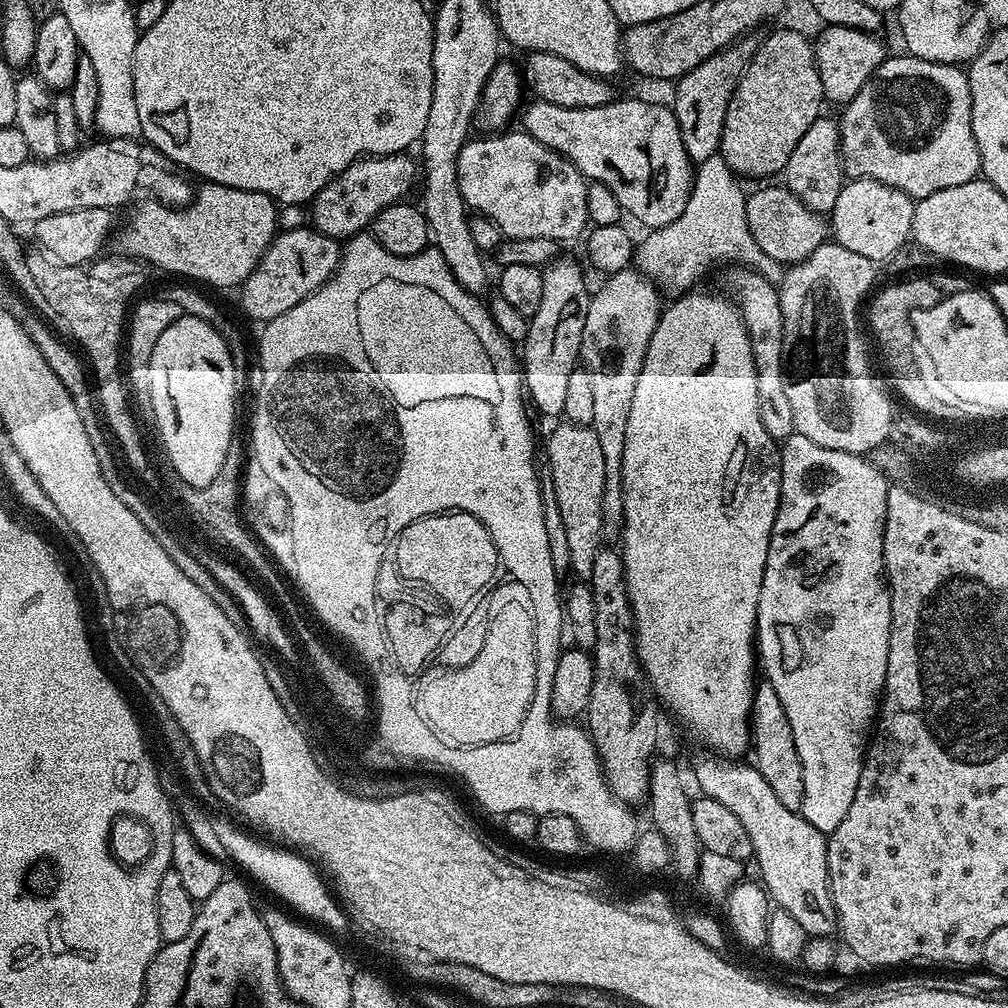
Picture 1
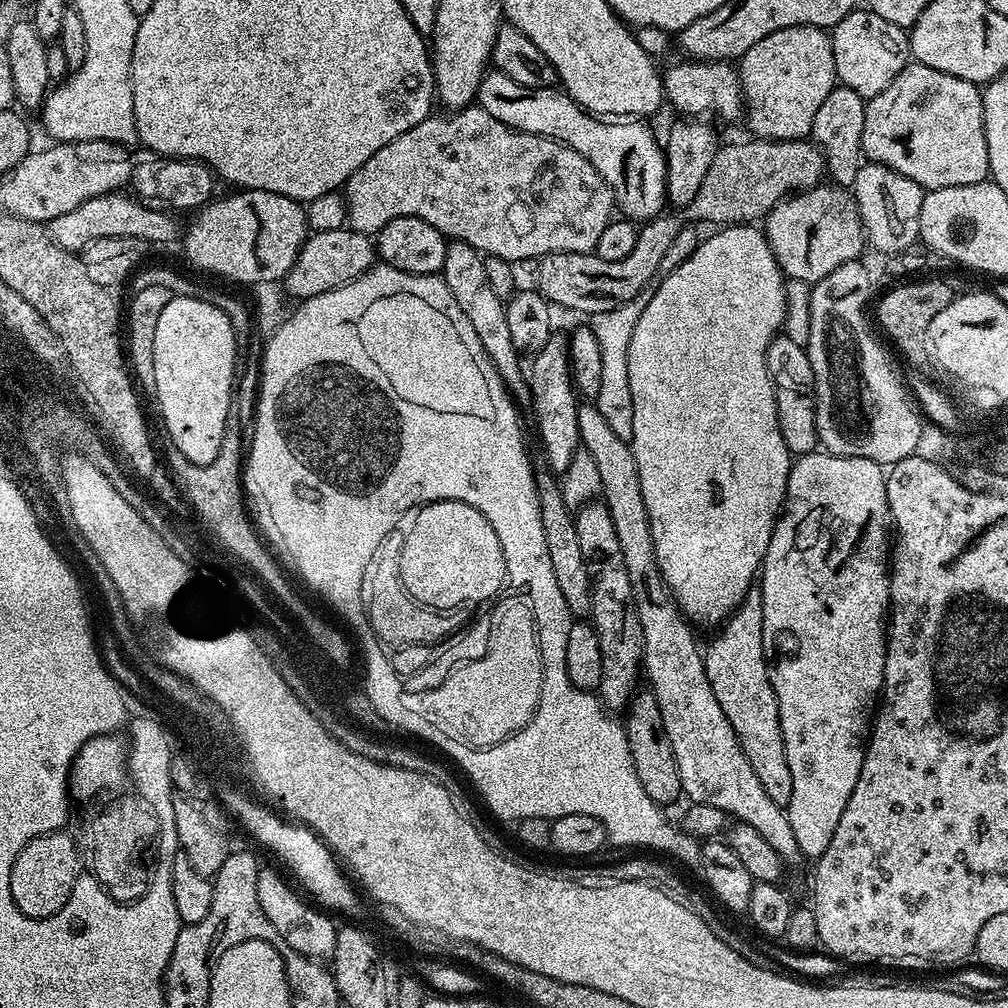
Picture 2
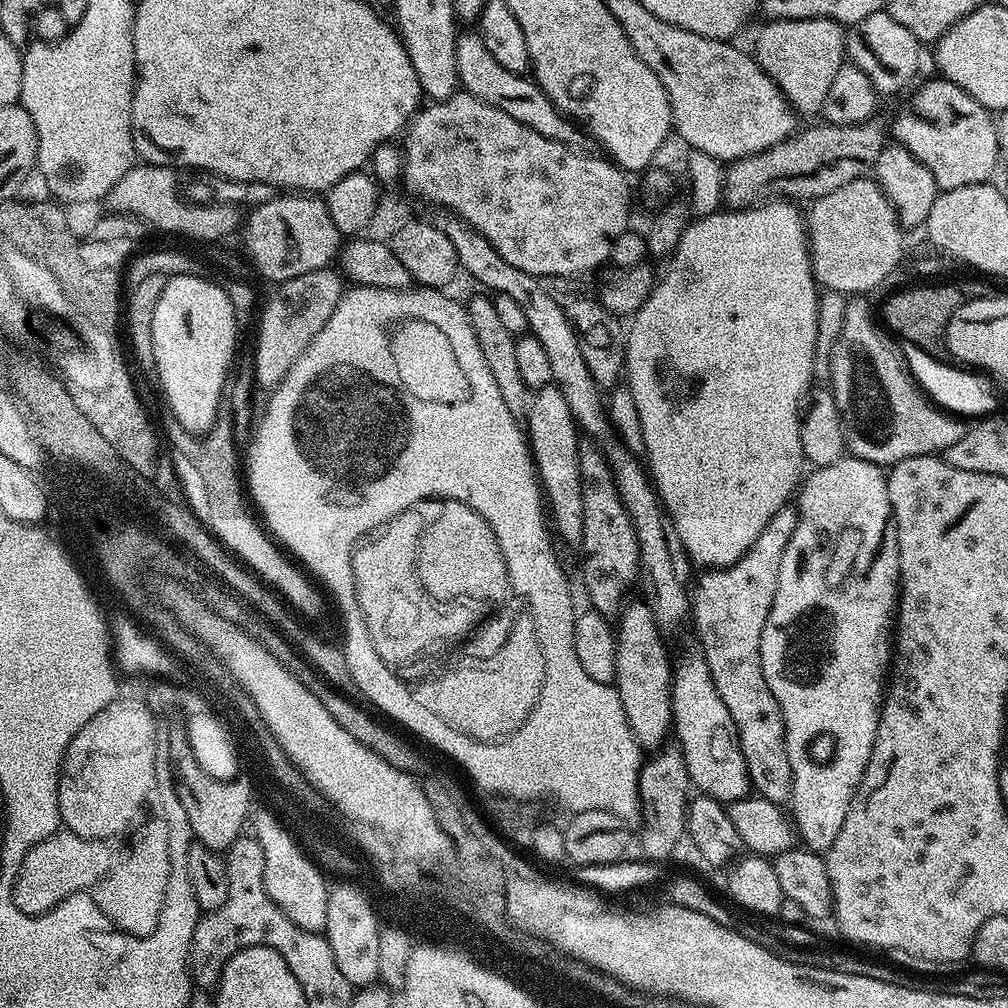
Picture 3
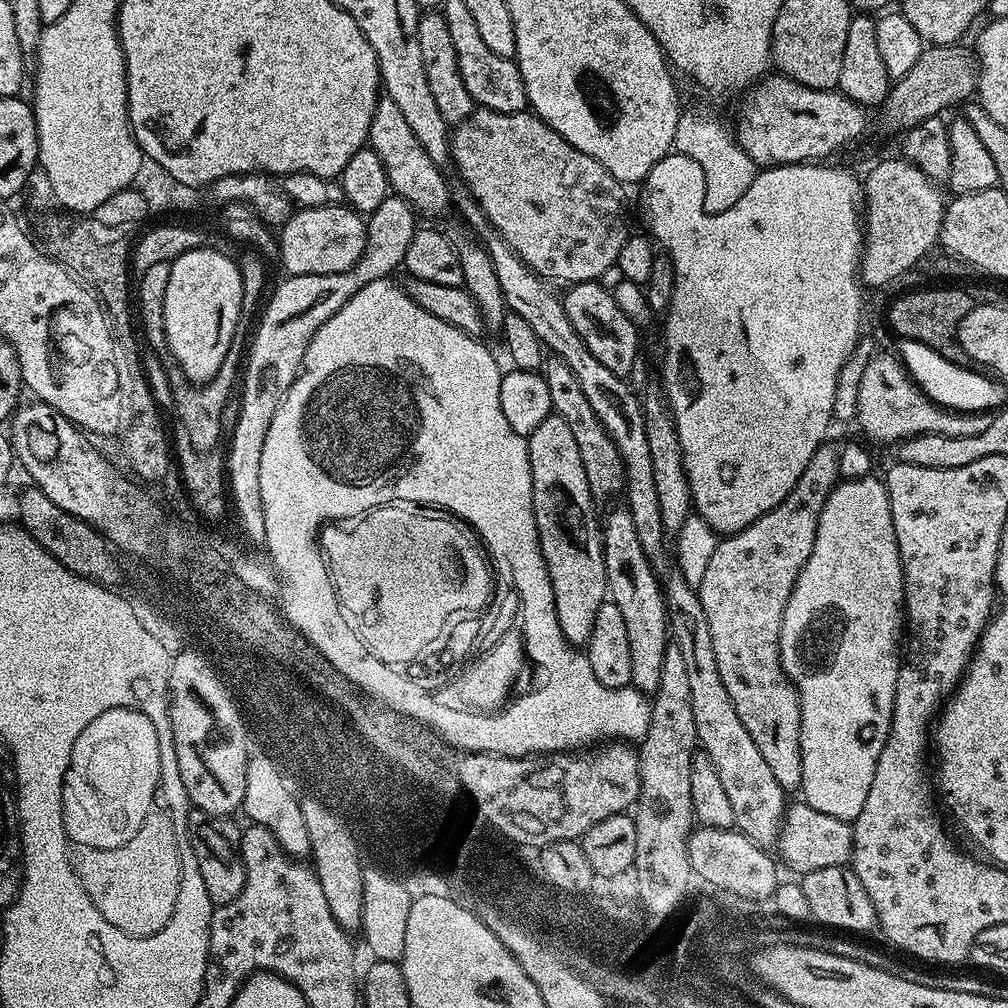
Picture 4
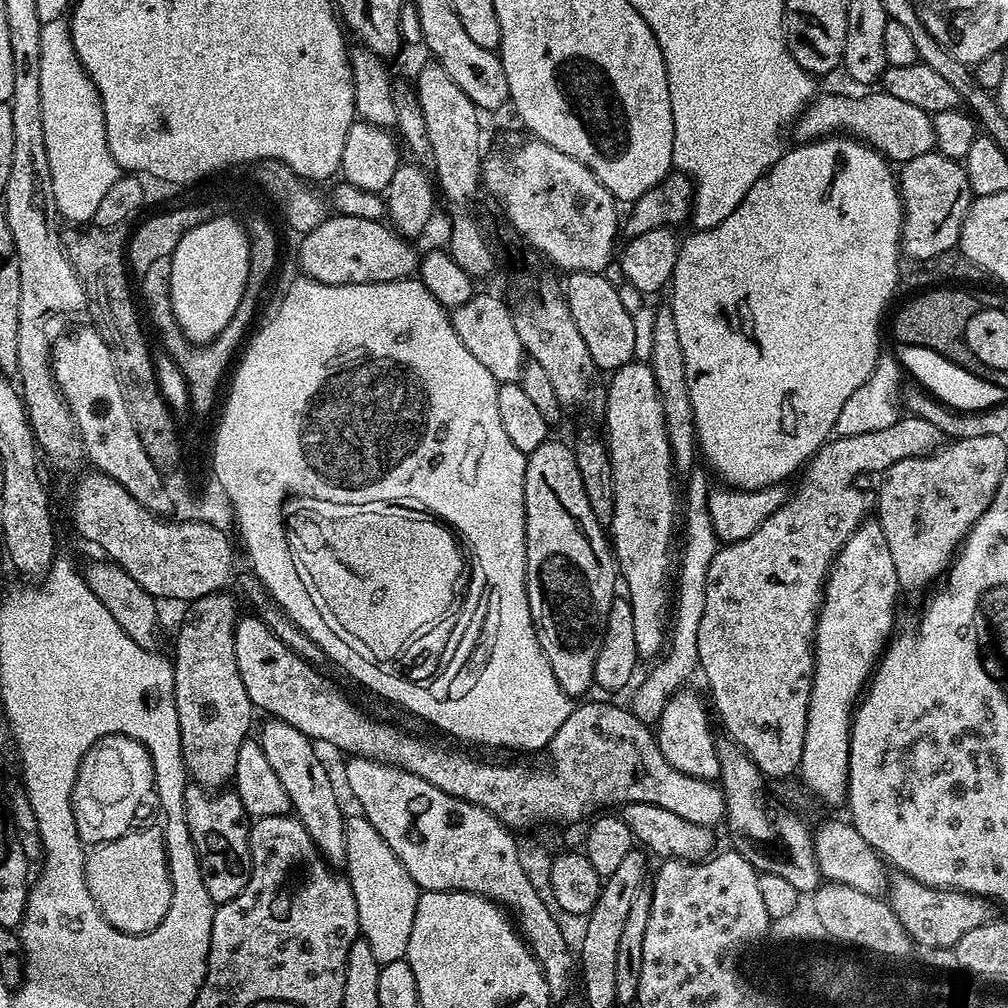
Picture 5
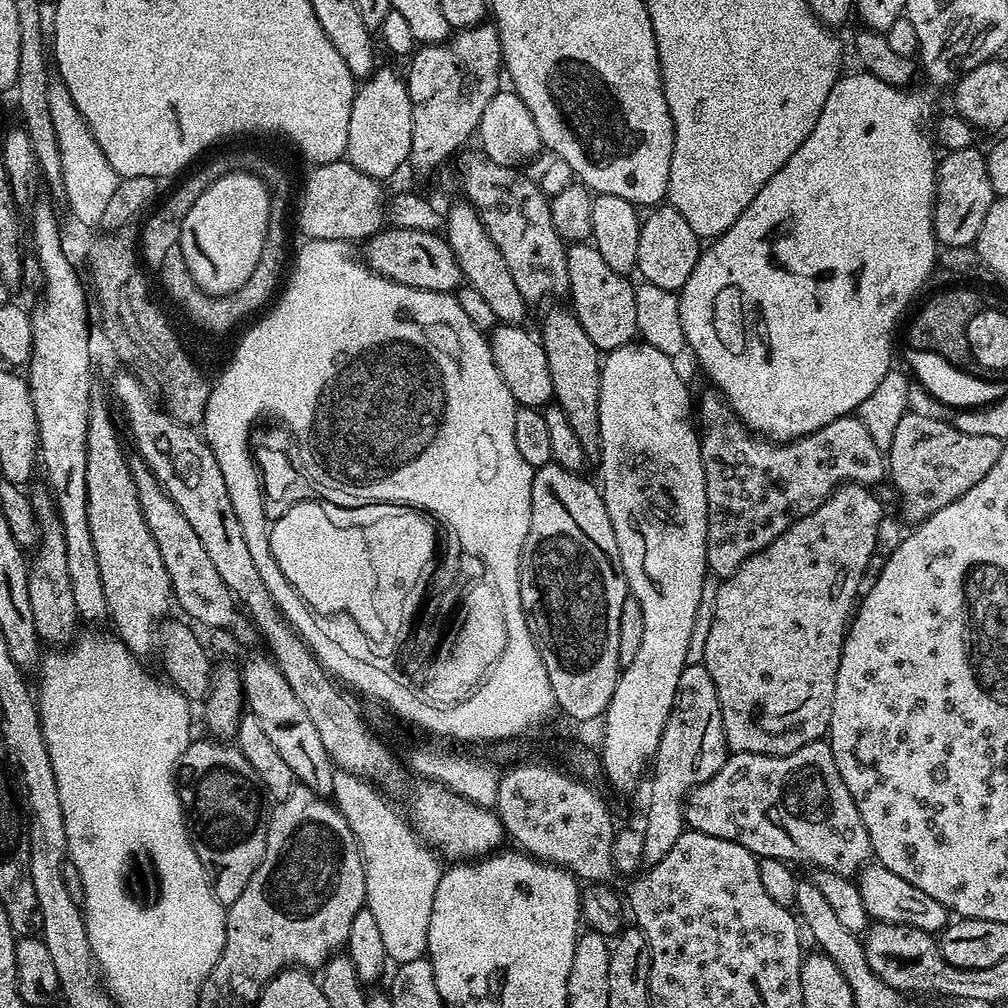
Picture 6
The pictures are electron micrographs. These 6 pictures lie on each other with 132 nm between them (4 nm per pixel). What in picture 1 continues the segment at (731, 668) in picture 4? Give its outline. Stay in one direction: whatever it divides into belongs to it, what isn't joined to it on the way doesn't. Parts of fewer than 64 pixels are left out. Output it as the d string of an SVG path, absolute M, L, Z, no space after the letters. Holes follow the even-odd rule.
M767 682L756 685L756 693L752 696L752 743L750 756L754 767L760 771L762 778L774 790L774 795L786 806L786 810L799 812L804 797L802 786L802 762L798 758L798 746L794 746L794 730L790 730L790 718L786 718L786 710L782 710L782 702L778 702L778 694L774 694L774 686Z

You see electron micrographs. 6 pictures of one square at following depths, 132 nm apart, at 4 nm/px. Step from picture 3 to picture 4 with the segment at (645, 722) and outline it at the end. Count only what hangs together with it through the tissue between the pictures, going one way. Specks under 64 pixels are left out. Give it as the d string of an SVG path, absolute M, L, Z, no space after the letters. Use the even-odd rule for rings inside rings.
M627 507L616 508L602 520L604 541L604 565L608 579L607 599L618 606L626 625L626 638L630 641L631 687L641 694L651 694L658 690L662 678L662 658L670 643L668 608L664 604L662 581L657 576L648 556L638 542L638 530L634 530L634 518Z

